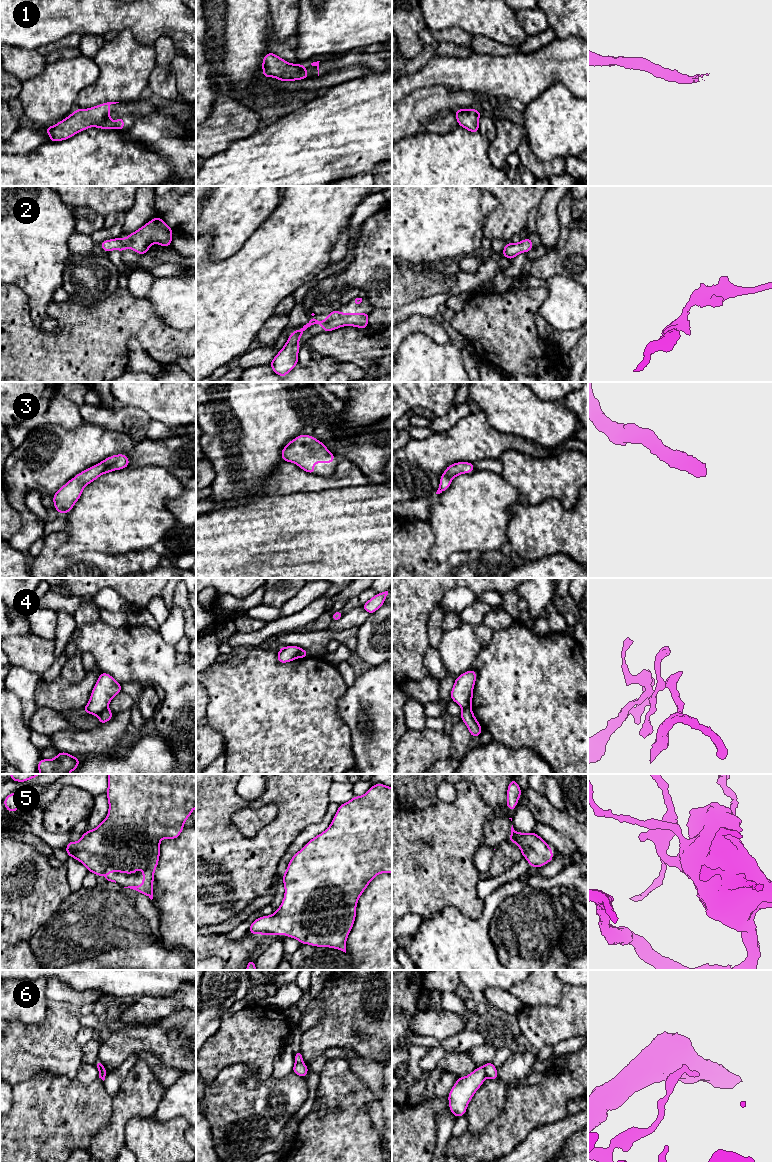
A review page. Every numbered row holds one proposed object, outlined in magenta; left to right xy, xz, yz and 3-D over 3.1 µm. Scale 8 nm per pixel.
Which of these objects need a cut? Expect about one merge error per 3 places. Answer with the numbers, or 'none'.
4, 6

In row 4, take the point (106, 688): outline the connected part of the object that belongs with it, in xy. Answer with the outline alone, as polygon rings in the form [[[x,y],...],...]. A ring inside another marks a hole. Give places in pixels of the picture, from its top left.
[[[101,672],[90,695],[89,702],[83,708],[84,712],[97,716],[108,708],[110,701],[121,691],[119,682],[108,673]]]

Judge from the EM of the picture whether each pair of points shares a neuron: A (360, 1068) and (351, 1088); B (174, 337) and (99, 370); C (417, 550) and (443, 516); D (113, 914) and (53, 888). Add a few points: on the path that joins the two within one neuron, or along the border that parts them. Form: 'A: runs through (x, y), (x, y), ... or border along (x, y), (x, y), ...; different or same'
A: border along (341, 1058), (350, 1065), (351, 1070), (372, 1093); different
B: runs through (154, 335), (128, 335), (113, 350); same
C: border along (427, 521), (433, 533), (433, 544), (429, 552); different
D: border along (72, 891), (53, 913); different

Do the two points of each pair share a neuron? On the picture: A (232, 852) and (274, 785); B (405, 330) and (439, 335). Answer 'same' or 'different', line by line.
A: same
B: same

